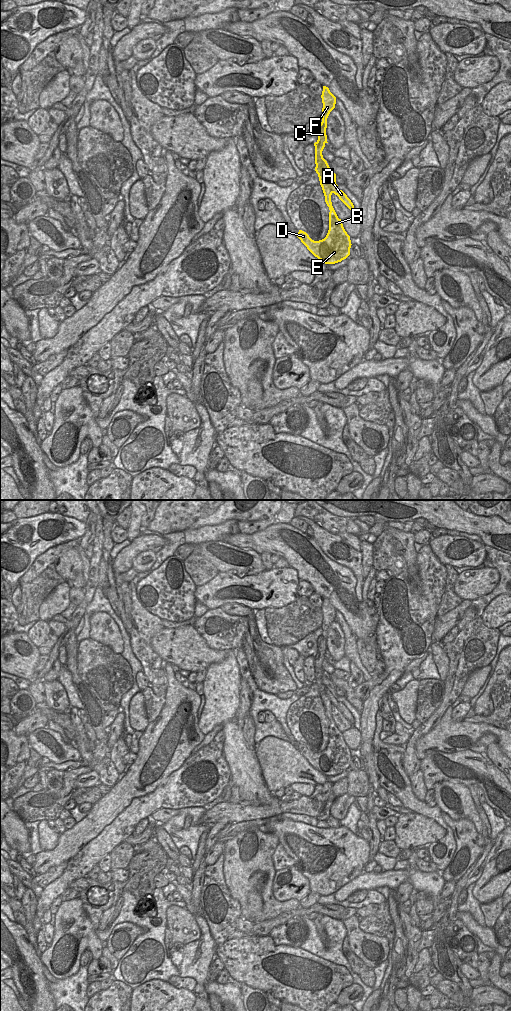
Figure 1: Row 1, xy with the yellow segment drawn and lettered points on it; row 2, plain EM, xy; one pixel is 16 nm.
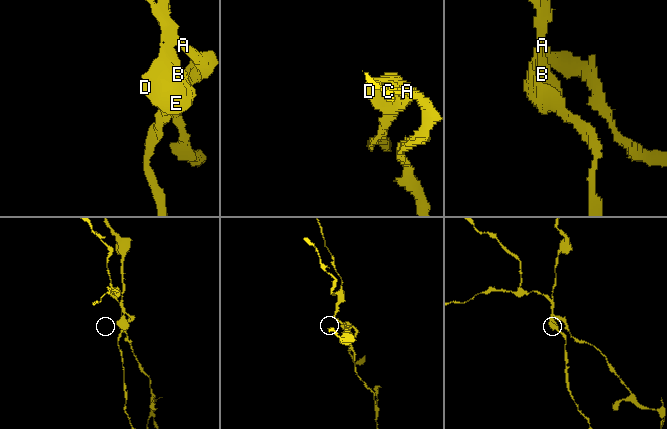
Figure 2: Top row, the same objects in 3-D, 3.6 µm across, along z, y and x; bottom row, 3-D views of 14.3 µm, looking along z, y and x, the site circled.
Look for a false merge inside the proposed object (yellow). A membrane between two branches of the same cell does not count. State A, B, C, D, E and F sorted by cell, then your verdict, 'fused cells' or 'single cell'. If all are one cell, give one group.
A / B C D E F; fused cells

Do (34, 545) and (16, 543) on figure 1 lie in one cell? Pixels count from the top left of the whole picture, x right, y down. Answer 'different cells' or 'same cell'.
same cell

